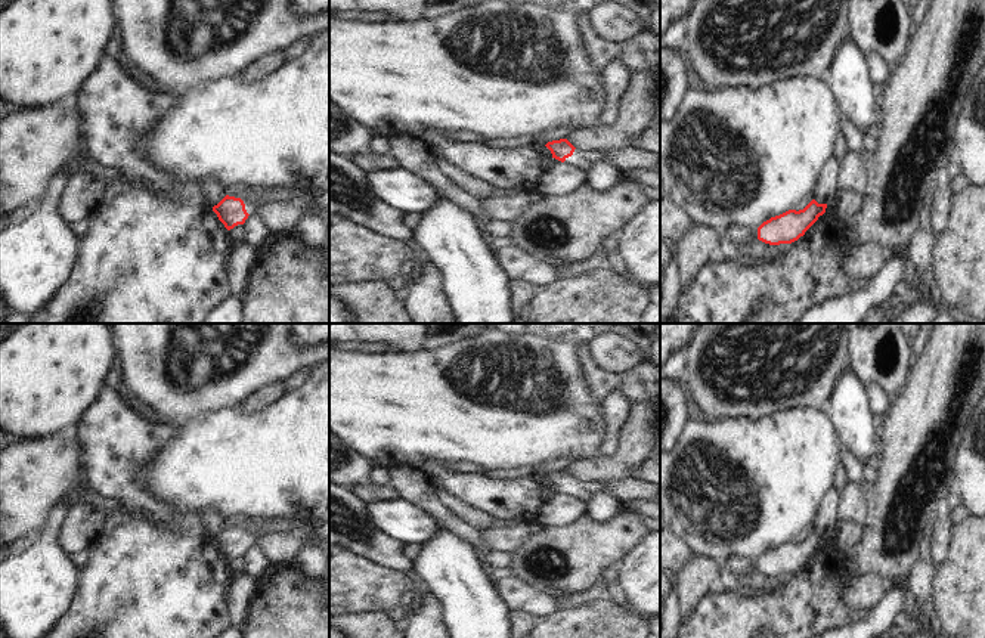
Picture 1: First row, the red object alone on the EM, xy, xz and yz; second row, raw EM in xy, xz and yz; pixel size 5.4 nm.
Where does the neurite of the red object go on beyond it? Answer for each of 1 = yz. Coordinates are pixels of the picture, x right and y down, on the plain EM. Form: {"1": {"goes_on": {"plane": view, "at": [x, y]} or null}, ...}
{"1": {"goes_on": null}}

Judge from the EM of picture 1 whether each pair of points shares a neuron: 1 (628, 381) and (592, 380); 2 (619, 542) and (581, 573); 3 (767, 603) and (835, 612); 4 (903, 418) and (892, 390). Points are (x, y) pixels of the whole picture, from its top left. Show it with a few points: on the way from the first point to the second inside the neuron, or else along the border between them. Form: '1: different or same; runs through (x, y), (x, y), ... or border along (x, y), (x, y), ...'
1: same; runs through (619, 381), (601, 381)
2: same; runs through (610, 544), (589, 564)
3: same; runs through (783, 607), (818, 607)
4: different; border along (910, 365), (905, 383), (891, 399)

